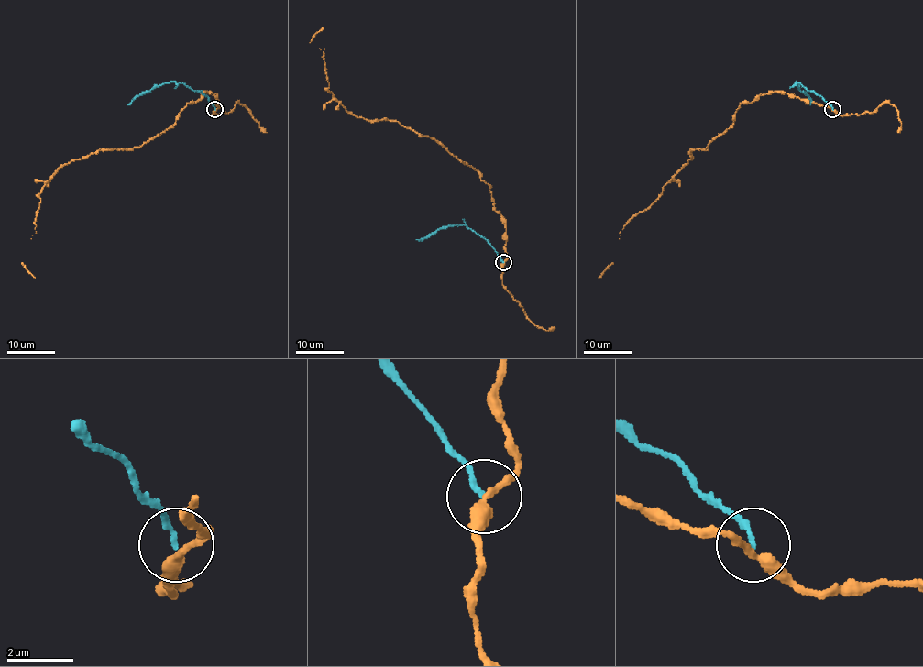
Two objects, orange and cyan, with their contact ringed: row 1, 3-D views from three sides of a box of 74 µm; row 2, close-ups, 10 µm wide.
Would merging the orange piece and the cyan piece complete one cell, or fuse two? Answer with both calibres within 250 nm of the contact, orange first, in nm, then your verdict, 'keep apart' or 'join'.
calibres 280 and 150 nm; keep apart

